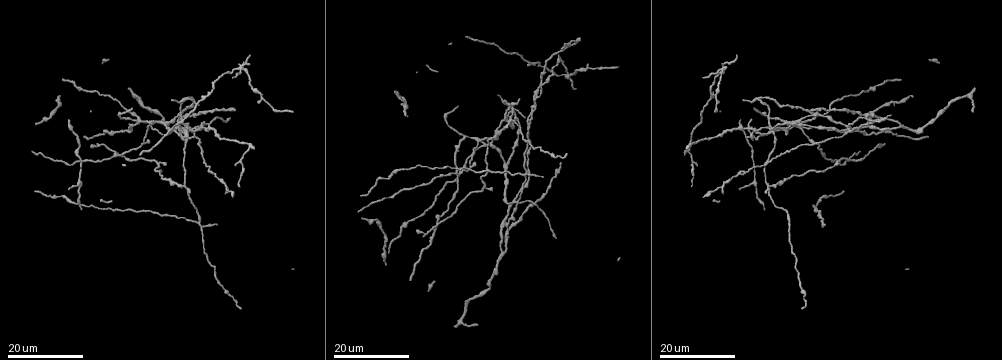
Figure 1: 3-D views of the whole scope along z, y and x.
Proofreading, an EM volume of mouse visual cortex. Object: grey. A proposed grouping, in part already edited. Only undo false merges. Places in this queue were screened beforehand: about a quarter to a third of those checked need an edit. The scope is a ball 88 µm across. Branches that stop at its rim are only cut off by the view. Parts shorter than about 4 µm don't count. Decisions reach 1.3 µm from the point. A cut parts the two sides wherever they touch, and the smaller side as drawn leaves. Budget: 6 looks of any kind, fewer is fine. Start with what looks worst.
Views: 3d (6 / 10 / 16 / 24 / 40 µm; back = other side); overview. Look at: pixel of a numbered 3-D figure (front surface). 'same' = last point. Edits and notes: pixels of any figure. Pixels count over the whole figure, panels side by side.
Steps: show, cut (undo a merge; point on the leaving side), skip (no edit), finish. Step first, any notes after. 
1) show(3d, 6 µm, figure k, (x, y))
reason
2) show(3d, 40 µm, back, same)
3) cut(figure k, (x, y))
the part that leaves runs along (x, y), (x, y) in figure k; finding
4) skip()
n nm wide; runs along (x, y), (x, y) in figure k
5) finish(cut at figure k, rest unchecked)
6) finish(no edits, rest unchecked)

show(3d, 24 µm, figure 1, (188, 97))
four or more arms meet

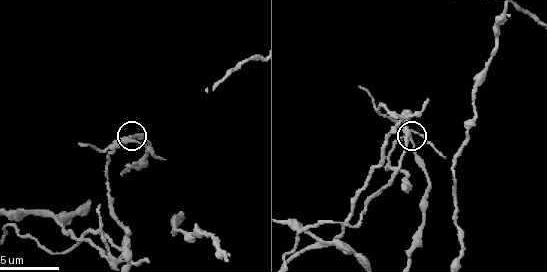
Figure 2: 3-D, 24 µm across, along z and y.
show(3d, 10 µm, figure 2, (126, 139))

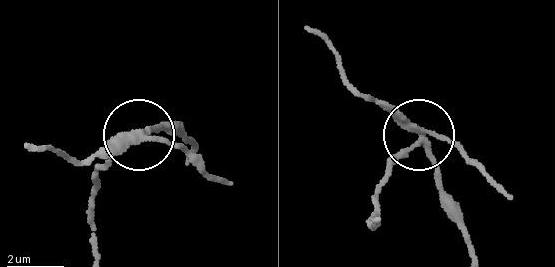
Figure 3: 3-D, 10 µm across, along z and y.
cut(figure 3, (391, 163))
the part that leaves runs along (419, 142), (380, 183), (371, 226), (378, 219) in figure 3; a second cell is stuck on

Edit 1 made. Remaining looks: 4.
show(3d, 16 µm, figure 2, (505, 13))
three-way junction

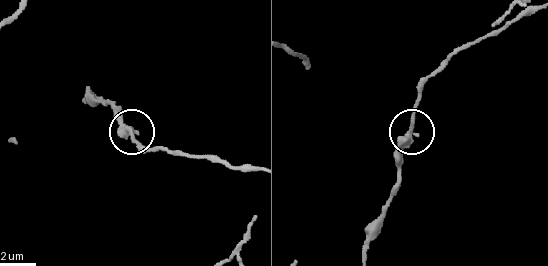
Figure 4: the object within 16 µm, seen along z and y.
skip()
280 nm wide; one cell here

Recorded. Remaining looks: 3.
show(3d, 16 µm, figure 1, (465, 136))
arms part here

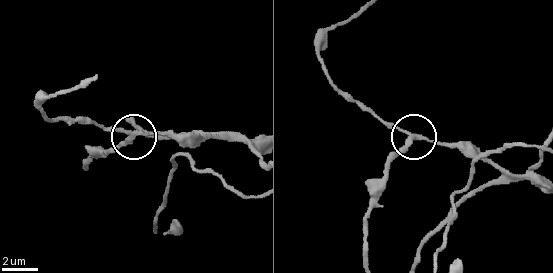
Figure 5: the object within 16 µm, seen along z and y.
show(3d, 10 µm, figure 5, (131, 135))

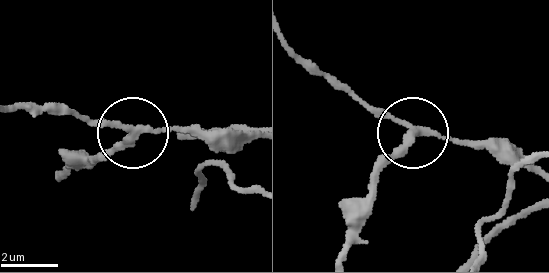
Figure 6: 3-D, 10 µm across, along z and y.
cut(figure 6, (102, 153))
the part that leaves runs along (129, 140), (64, 176) in figure 6; a second cell is stuck on

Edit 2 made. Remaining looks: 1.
finish(cut at figure 3, cut at figure 6, rest unchecked)

